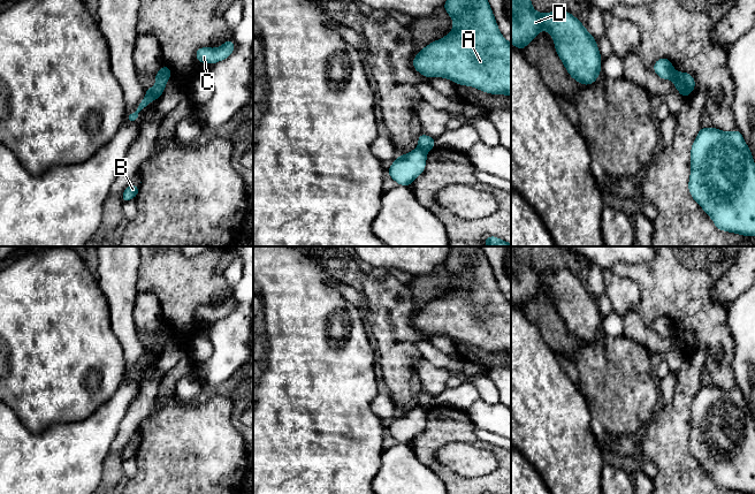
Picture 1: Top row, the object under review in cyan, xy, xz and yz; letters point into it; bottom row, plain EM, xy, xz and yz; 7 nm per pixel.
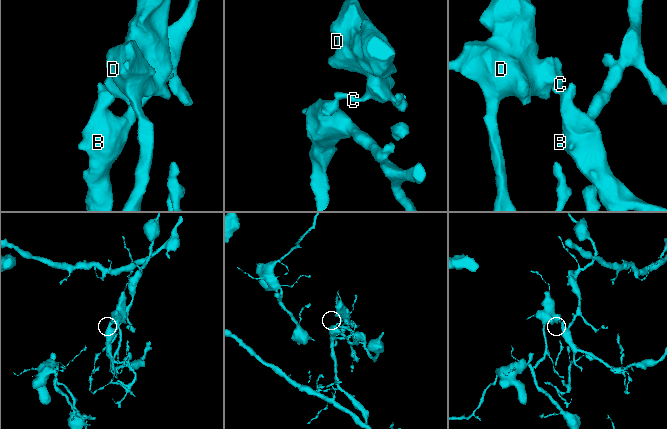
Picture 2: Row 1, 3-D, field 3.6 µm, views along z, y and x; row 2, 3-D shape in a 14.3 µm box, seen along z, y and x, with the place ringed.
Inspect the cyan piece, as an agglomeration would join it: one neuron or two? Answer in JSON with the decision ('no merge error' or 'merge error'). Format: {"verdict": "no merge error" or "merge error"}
{"verdict": "merge error"}

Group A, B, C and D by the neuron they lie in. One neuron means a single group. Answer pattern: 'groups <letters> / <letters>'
groups A C D / B

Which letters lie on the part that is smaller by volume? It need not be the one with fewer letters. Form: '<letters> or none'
A, C, D

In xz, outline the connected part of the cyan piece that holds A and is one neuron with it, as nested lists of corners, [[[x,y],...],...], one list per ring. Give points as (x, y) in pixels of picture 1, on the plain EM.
[[[450,246],[443,265],[453,279],[453,287],[445,295],[428,302],[412,319],[413,326],[426,336],[449,336],[458,343],[468,343],[490,352],[511,355],[511,302],[501,292],[494,271],[480,246]]]

